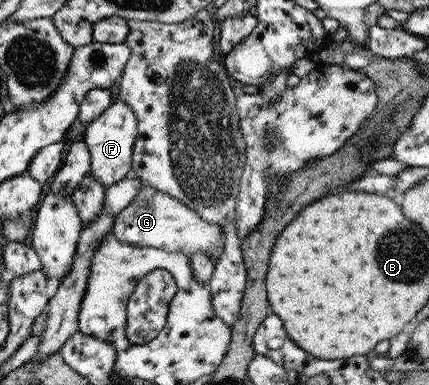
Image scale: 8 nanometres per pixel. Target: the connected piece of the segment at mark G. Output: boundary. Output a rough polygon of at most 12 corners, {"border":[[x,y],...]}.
{"border":[[140,181],[120,242],[220,259],[222,227]]}

